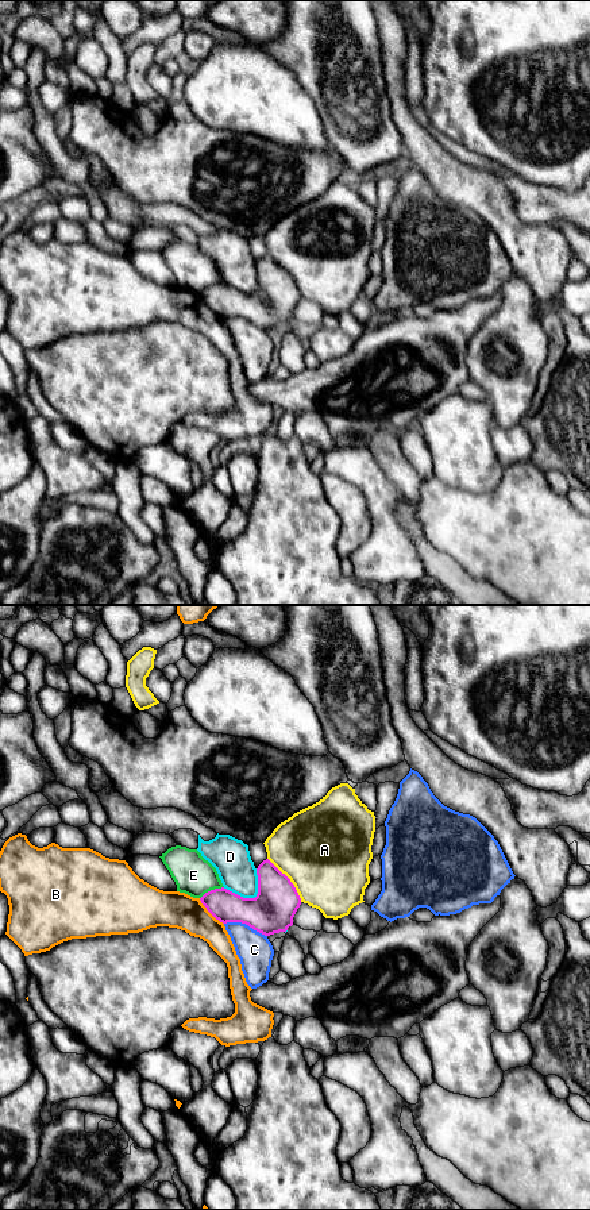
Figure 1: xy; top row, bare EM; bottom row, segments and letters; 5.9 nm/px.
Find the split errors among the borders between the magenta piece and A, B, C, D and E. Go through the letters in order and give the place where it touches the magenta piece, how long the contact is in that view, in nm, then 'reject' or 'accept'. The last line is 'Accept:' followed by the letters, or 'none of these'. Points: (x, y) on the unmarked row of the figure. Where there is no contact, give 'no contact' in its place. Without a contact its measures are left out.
A: xy (289, 274) | 340 nm | reject
B: xy (209, 307) | 220 nm | reject
C: xy (246, 319) | 260 nm | reject
D: xy (253, 293) | 240 nm | reject
E: xy (211, 285) | 160 nm | reject
Accept: none of these

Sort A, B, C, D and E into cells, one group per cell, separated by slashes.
A / B / C / D / E

